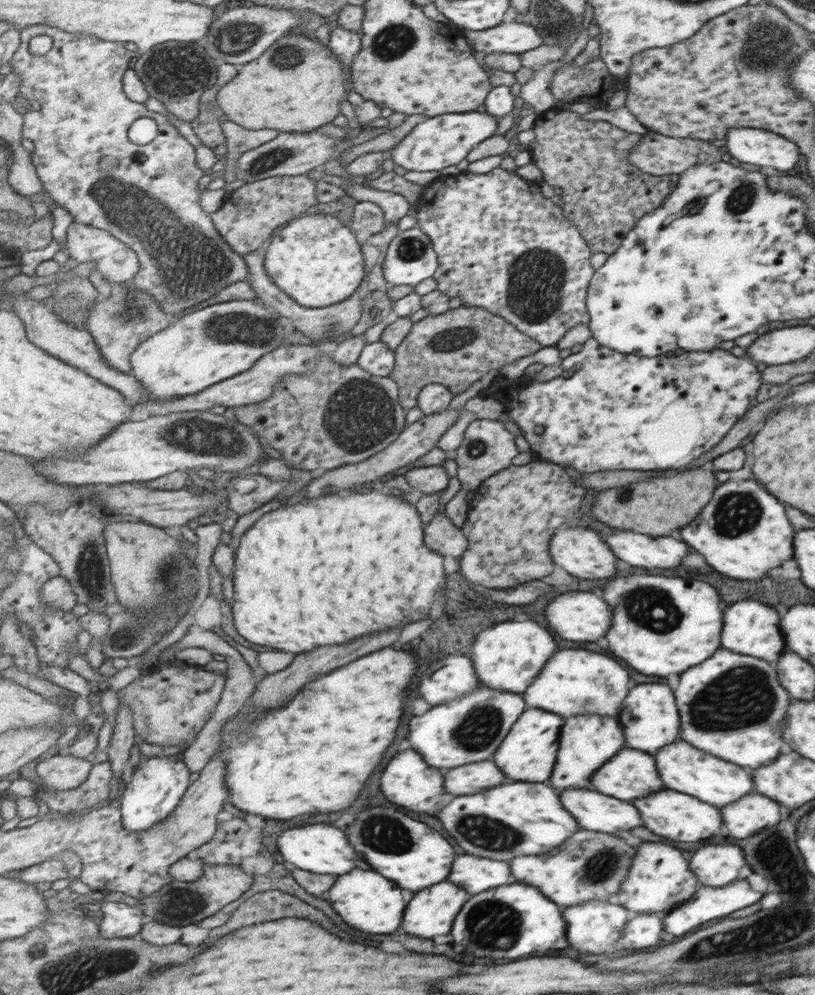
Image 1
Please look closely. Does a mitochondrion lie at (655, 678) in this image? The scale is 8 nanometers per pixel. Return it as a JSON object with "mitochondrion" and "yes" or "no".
{"mitochondrion":"no"}

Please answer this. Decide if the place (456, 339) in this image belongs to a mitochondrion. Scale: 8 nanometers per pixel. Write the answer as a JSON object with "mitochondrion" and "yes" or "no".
{"mitochondrion":"yes"}

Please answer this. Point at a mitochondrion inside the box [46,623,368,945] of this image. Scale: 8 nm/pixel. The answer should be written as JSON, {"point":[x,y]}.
{"point":[177,905]}

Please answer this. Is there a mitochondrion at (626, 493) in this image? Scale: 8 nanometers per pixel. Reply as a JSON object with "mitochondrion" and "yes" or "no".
{"mitochondrion":"yes"}

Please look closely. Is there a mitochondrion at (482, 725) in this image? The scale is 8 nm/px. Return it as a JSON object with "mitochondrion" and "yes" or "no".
{"mitochondrion":"yes"}

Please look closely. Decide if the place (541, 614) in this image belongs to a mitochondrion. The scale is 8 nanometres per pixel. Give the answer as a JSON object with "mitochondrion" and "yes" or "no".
{"mitochondrion":"no"}

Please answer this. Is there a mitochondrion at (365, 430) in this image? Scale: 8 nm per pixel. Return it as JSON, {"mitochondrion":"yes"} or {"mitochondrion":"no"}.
{"mitochondrion":"yes"}

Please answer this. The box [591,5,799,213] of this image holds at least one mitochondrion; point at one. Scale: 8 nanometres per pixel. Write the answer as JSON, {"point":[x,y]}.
{"point":[769,43]}

